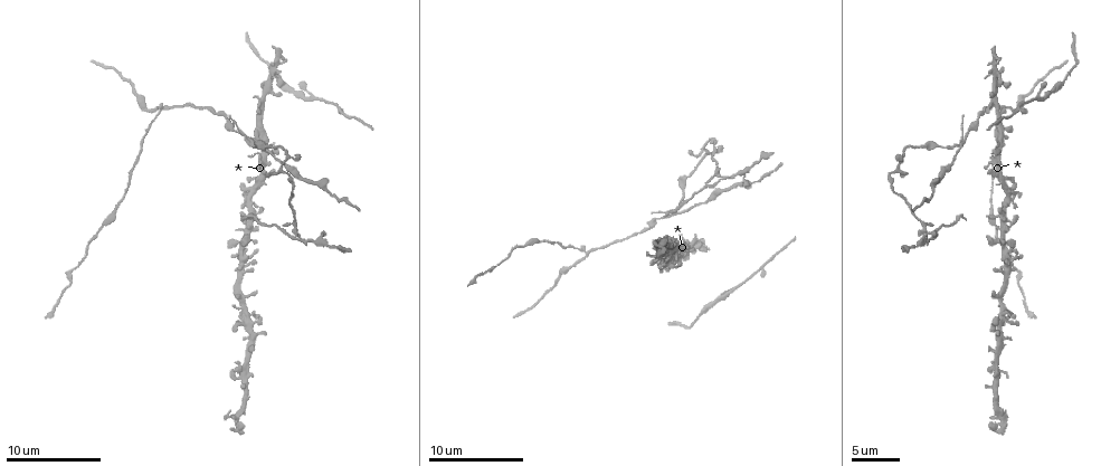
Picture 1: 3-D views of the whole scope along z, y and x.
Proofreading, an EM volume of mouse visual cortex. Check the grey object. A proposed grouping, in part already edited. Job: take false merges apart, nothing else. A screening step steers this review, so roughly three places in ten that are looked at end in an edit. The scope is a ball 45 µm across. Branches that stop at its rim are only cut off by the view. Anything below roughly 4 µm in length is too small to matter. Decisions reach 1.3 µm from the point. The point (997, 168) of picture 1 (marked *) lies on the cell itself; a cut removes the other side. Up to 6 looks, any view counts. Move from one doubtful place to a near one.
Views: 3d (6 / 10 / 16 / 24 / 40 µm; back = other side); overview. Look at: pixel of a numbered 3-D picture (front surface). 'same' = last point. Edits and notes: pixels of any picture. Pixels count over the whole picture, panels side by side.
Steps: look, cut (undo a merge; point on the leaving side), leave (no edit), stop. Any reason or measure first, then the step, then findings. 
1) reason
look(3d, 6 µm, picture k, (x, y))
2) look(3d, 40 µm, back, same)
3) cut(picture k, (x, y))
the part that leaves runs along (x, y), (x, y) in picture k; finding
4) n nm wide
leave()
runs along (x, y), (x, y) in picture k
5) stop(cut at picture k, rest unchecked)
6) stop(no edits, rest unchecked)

thick turns thin
look(3d, 10 µm, picture 1, (264, 97))

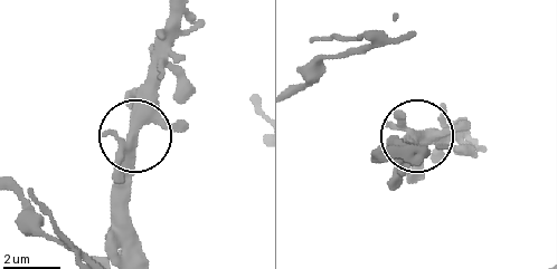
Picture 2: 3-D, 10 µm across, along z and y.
look(3d, 10 µm, back, picture 2, (133, 135))

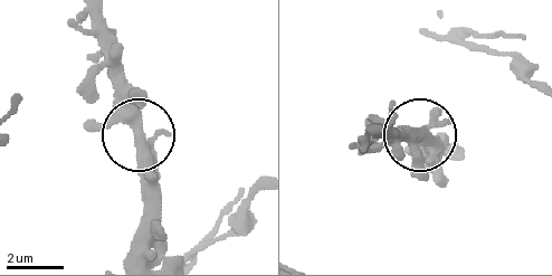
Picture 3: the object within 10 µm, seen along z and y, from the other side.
340 nm wide
leave()
all the same cell

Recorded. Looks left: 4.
four or more arms meet
look(3d, 10 µm, picture 1, (165, 107))

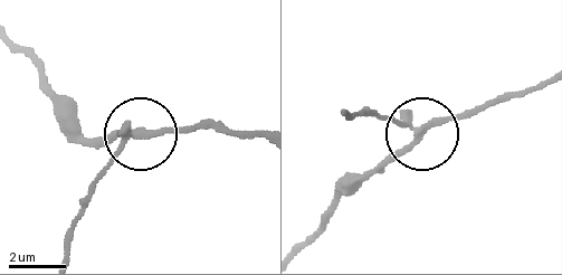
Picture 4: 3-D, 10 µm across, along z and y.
look(3d, 10 µm, back, picture 4, (416, 133))

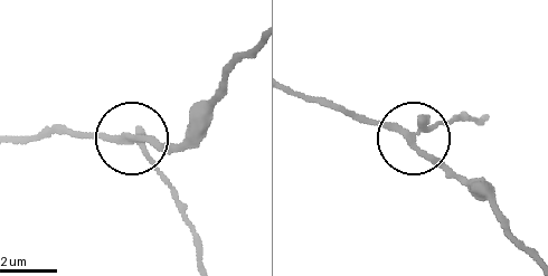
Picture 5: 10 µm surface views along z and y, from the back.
4 arms
cut(picture 5, (161, 180))
two cells meet here

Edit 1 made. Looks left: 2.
look(3d, 6 µm, picture 1, (721, 297))

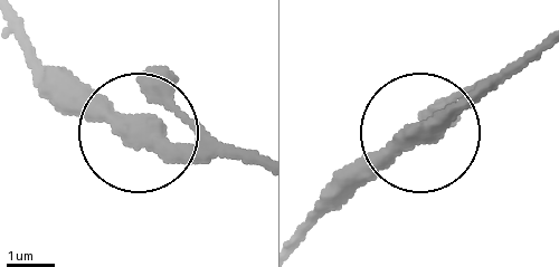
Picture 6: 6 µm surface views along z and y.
leave()
all the same cell

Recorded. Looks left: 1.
stop(cut at picture 5, rest unchecked)

